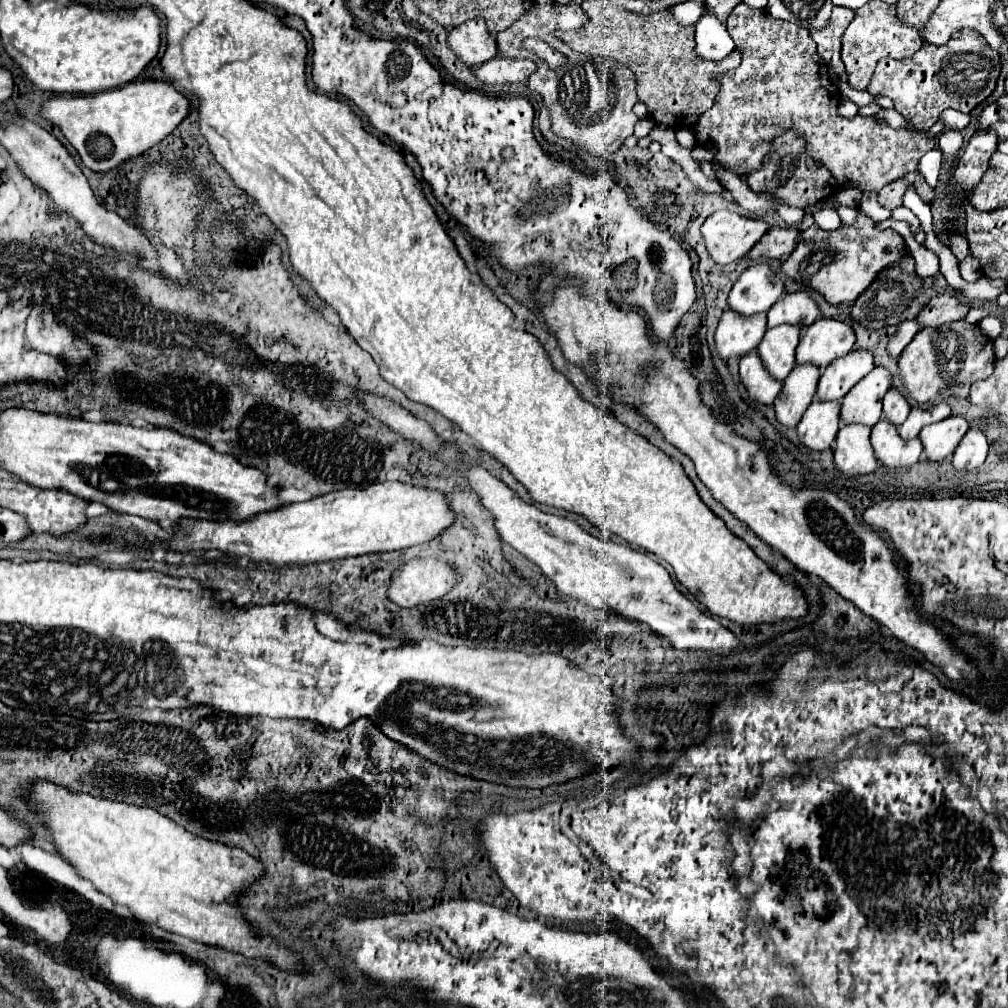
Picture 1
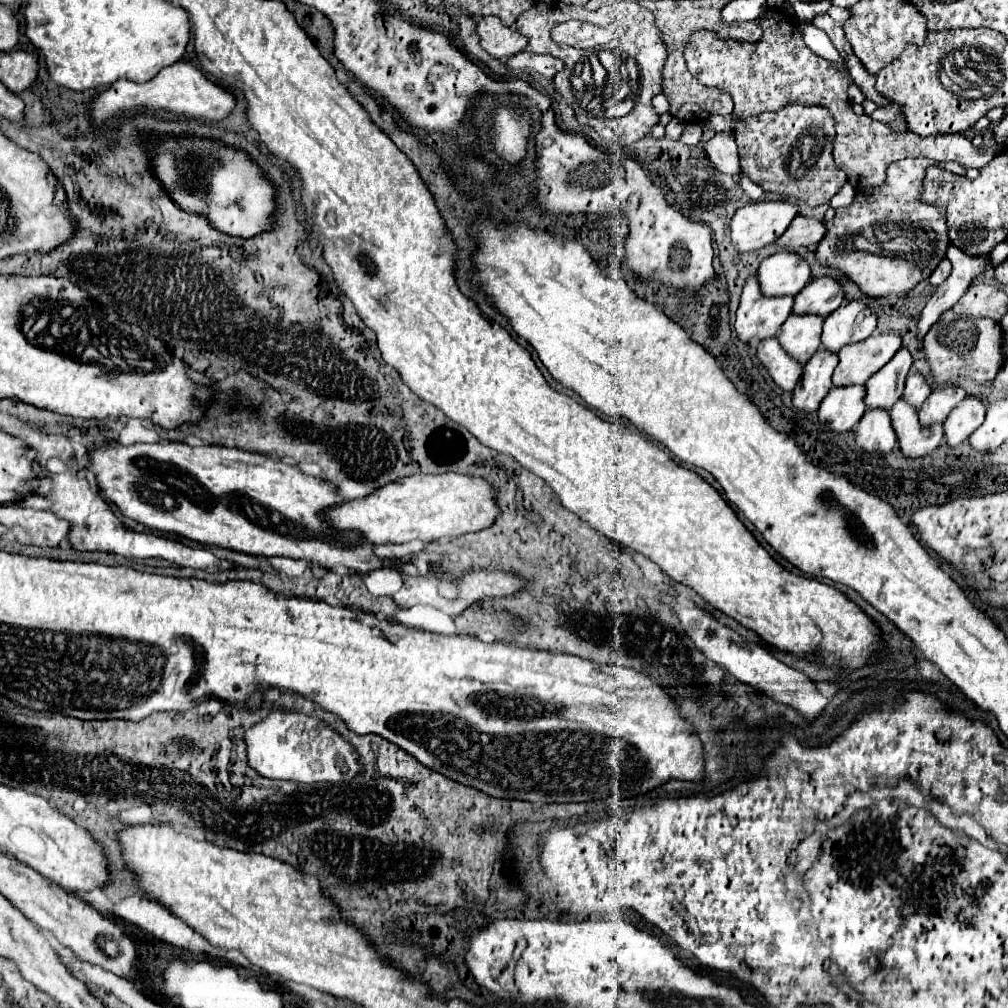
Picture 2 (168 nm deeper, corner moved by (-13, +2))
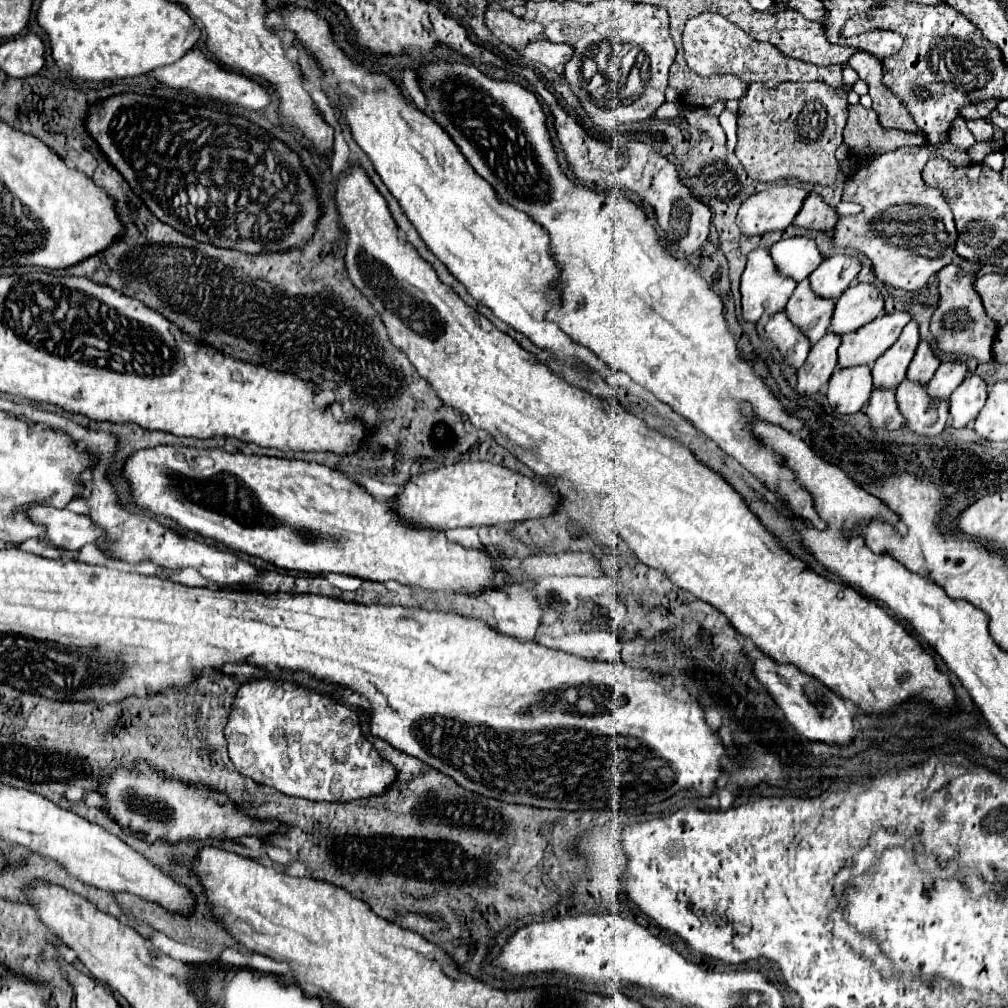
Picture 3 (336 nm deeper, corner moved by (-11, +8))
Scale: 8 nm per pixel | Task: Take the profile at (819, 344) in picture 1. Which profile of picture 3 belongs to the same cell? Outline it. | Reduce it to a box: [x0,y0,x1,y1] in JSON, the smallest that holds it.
[829,284,883,334]

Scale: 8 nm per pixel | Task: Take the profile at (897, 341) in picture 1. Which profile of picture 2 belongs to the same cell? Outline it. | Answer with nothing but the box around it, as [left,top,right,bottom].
[919,246,991,338]

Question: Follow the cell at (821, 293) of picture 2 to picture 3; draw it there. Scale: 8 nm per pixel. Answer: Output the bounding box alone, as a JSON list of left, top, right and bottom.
[809,256,861,300]

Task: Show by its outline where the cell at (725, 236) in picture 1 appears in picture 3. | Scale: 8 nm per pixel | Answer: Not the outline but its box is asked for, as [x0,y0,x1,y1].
[737,186,807,236]

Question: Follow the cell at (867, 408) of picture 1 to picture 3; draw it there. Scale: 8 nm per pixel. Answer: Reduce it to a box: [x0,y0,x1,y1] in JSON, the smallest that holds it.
[871,320,919,388]

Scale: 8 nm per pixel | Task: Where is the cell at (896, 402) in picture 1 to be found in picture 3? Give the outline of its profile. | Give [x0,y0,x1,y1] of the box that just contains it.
[907,342,939,386]

